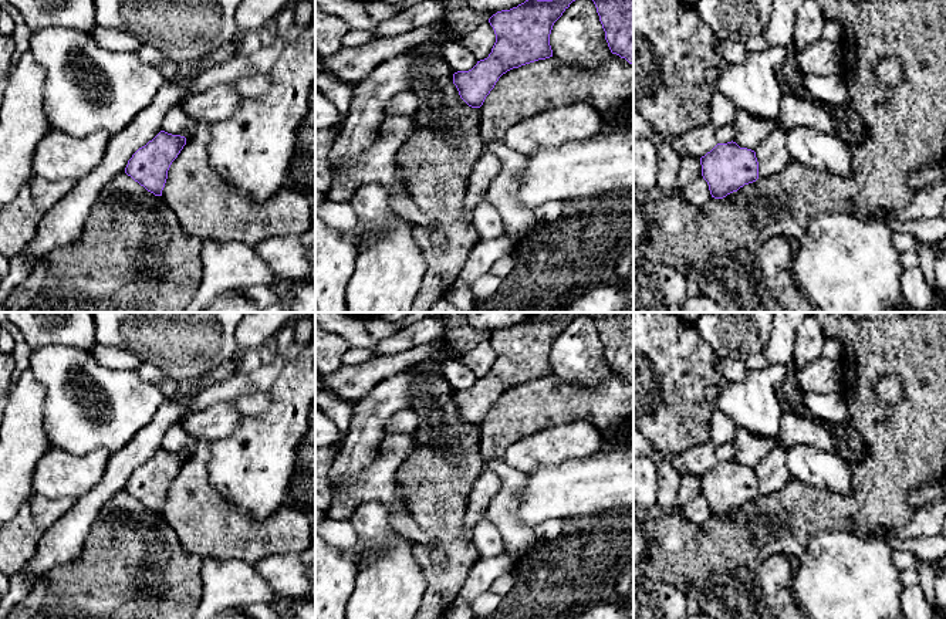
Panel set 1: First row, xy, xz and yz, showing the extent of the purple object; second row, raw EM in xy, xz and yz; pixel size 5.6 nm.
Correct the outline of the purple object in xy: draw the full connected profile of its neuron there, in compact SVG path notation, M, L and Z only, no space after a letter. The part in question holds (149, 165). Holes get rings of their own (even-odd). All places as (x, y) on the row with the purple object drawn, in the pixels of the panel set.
M161 131L128 160L125 173L155 196L162 196L168 170L178 158L186 138Z

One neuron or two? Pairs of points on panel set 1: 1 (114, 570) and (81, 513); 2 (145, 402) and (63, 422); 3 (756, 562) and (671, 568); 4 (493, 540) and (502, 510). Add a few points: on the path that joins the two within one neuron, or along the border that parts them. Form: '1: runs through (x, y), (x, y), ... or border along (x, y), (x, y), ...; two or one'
1: border along (110, 500), (93, 523), (77, 558); two
2: runs through (125, 412), (110, 428), (93, 430), (83, 422); one
3: runs through (735, 562), (692, 562); one
4: border along (486, 513), (499, 531), (507, 552); two

